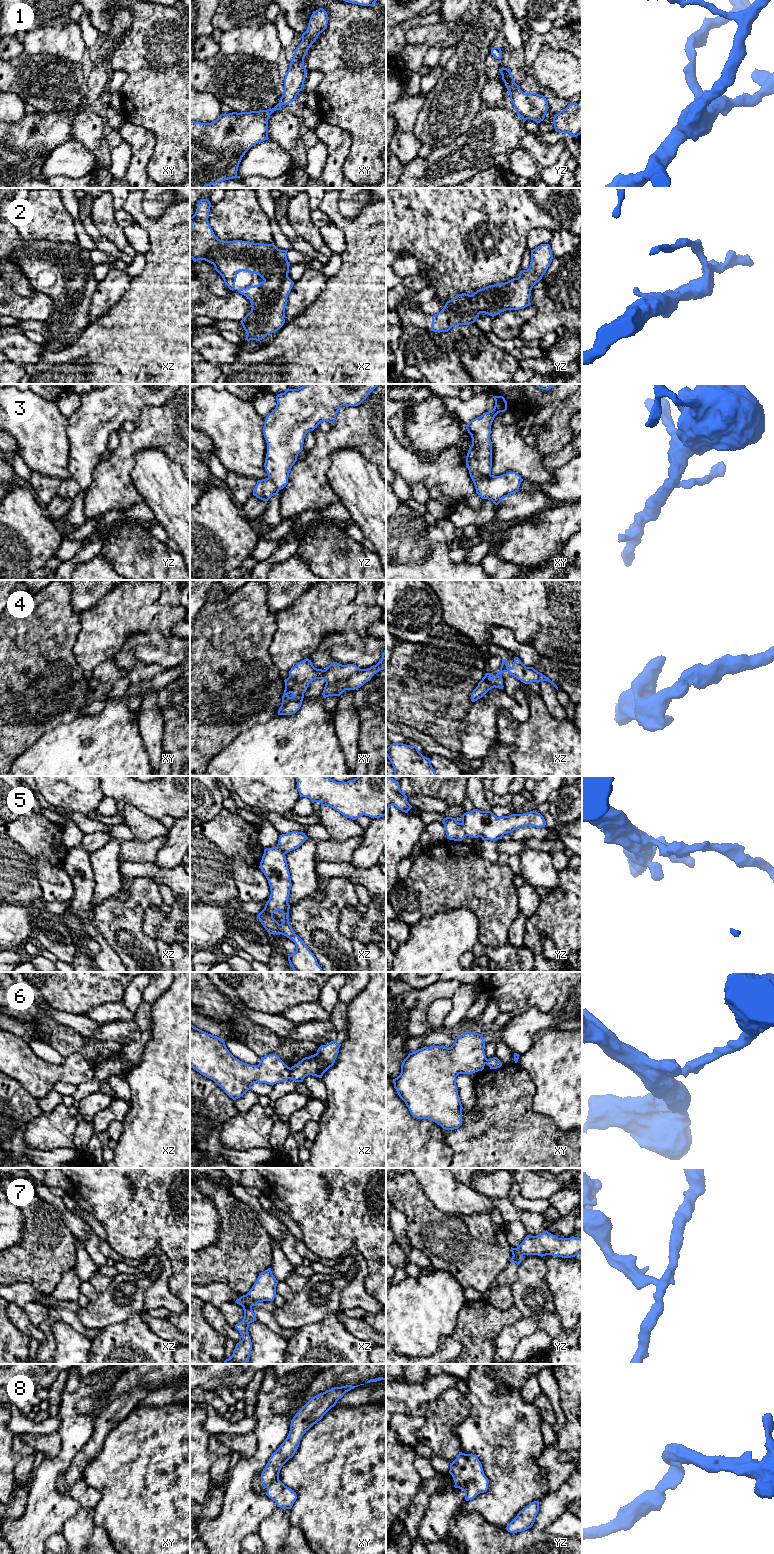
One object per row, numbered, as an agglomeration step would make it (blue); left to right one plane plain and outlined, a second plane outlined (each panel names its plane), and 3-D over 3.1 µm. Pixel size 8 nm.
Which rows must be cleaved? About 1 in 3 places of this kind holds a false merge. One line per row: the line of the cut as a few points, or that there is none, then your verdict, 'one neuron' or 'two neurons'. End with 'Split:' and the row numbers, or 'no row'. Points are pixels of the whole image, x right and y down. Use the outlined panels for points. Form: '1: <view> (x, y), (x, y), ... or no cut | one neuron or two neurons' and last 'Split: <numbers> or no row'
1: no cut | one neuron
2: no cut | one neuron
3: no cut | one neuron
4: no cut | one neuron
5: no cut | one neuron
6: xz (291, 1068), (289, 1078) | two neurons
7: xz (245, 1295), (245, 1303), (242, 1306) | two neurons
8: no cut | one neuron
Split: 6, 7

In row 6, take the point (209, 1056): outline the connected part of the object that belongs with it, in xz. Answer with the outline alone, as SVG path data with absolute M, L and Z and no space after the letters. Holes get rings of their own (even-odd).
M190 1024L190 1067L213 1080L233 1100L254 1083L274 1085L290 1079L291 1068L278 1055L261 1057L258 1065L235 1058L225 1042Z

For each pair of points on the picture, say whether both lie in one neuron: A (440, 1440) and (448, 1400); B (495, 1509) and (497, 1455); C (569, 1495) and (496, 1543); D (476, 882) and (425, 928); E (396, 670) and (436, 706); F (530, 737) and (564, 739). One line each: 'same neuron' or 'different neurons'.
A: same neuron
B: same neuron
C: same neuron
D: different neurons
E: same neuron
F: same neuron

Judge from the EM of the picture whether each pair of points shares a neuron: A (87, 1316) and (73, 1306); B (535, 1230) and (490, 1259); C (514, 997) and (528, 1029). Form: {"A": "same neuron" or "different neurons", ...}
{"A": "different neurons", "B": "different neurons", "C": "different neurons"}

